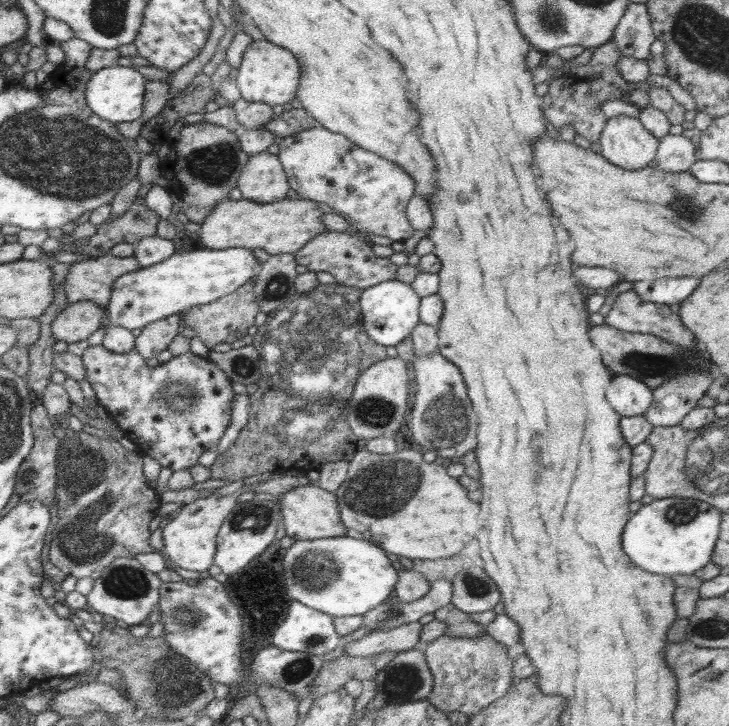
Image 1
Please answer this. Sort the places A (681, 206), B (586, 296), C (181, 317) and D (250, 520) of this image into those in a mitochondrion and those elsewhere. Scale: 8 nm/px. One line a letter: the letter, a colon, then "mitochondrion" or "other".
A: mitochondrion
B: other
C: other
D: mitochondrion

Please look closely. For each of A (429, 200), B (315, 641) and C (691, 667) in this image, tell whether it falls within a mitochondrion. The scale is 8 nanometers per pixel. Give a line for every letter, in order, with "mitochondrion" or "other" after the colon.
A: other
B: mitochondrion
C: other

